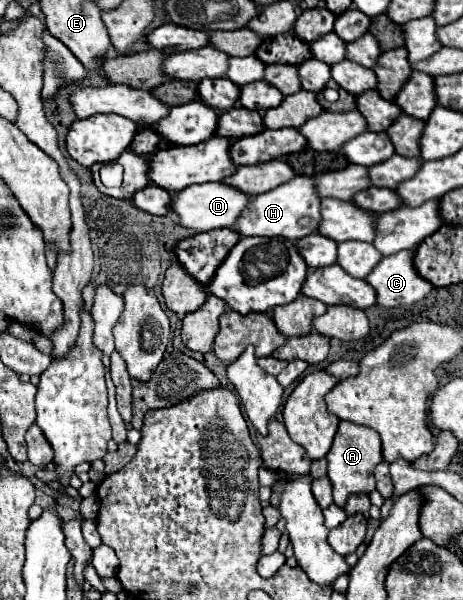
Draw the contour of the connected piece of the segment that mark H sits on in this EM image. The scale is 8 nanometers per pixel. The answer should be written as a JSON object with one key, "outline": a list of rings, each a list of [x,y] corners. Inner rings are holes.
{"outline":[[[296,175],[294,179],[290,179],[288,183],[268,191],[268,193],[260,193],[256,195],[250,205],[246,207],[246,211],[240,215],[238,223],[236,223],[236,231],[244,237],[248,235],[260,235],[260,237],[266,237],[266,235],[282,235],[286,239],[292,239],[292,241],[298,241],[310,233],[316,233],[318,231],[318,225],[322,221],[322,215],[320,215],[320,195],[316,191],[316,183],[314,183],[314,177],[308,177],[308,175]],[[300,217],[312,217],[312,223],[306,225],[306,227],[300,227],[298,225],[298,219]]]}

